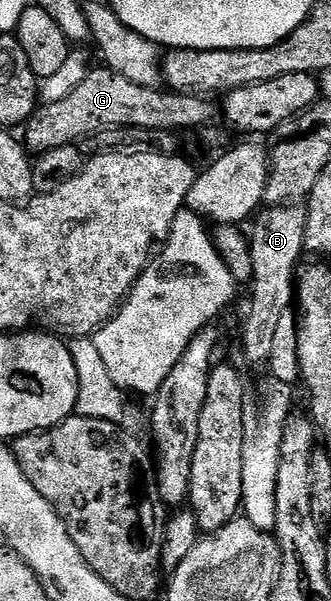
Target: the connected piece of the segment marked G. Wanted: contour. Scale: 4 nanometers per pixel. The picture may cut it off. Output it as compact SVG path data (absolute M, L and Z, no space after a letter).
M106 66L92 67L87 77L61 102L40 103L25 125L25 144L32 153L57 150L57 146L75 144L109 128L142 128L144 130L180 130L179 128L202 129L217 108L210 99L201 96L186 96L183 92L146 88L125 78Z

